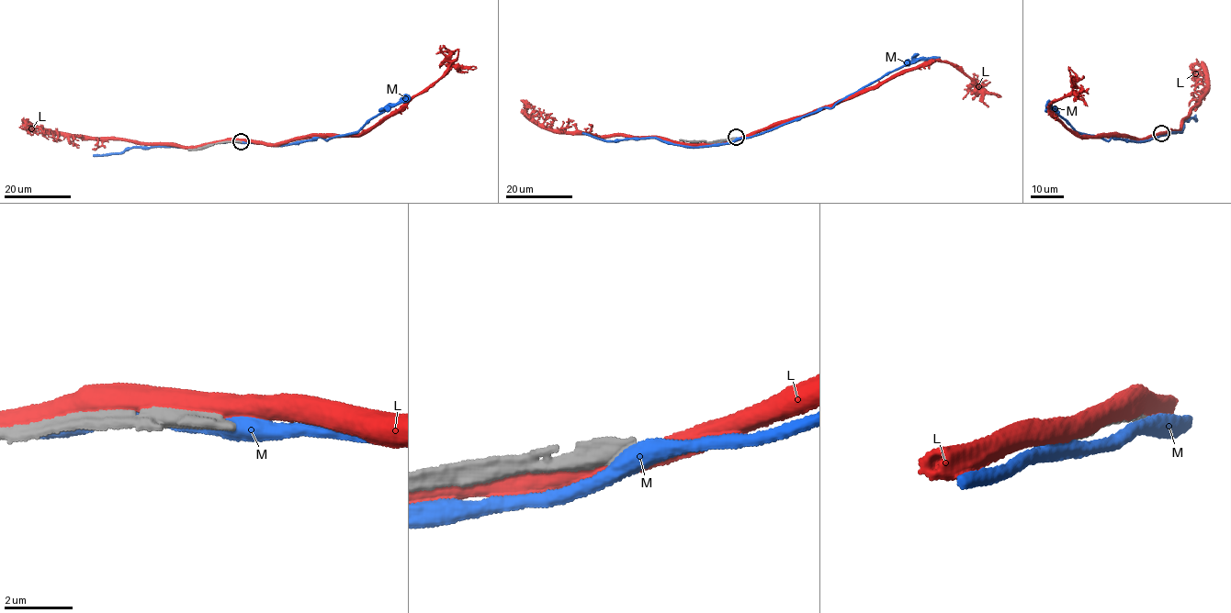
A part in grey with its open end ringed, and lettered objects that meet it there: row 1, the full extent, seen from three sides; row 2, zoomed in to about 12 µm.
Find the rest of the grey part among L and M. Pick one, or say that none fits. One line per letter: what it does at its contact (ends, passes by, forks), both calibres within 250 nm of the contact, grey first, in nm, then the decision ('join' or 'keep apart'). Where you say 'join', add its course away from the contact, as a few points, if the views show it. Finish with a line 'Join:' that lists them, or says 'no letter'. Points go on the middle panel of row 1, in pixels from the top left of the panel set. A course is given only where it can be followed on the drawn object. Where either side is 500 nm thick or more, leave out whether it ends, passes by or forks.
L: 460/500 nm | keep apart
M: 550/480 nm | keep apart
Join: no letter

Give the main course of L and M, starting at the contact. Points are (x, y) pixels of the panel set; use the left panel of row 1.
L: (236, 140), (274, 145), (322, 135), (353, 137), (364, 134), (443, 74), (450, 64), (449, 51), (435, 54)
M: (241, 142), (276, 146), (317, 137), (328, 140), (346, 136), (357, 131), (392, 105), (410, 97)

